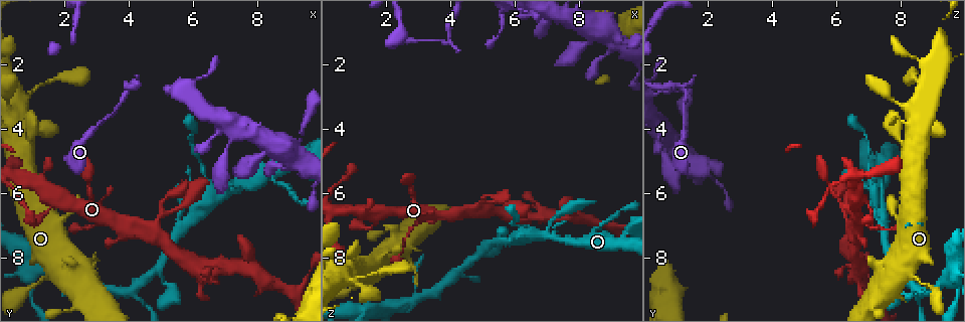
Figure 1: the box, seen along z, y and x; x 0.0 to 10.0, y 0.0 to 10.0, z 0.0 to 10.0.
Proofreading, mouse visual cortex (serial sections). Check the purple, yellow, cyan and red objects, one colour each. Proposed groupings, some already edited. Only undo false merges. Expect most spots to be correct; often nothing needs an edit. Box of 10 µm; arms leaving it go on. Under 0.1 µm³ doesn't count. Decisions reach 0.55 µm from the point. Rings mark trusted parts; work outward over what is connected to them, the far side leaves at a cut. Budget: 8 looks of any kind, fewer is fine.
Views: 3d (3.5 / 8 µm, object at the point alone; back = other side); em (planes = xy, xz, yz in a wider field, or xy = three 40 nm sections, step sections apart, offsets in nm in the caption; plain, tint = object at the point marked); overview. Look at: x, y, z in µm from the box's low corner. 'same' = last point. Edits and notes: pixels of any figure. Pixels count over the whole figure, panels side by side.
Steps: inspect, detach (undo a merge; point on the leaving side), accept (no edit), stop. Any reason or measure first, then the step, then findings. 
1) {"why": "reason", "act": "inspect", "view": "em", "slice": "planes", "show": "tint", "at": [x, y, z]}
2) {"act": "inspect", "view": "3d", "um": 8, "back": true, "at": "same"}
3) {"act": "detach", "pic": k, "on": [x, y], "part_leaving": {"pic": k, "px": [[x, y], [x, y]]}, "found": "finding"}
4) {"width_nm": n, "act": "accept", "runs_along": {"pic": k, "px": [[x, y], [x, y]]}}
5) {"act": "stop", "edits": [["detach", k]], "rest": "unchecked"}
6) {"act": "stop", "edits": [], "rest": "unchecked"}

{"why": "thick turns thin", "act": "inspect", "view": "3d", "um": 8, "at": [0.80, 3.10, 8.65]}

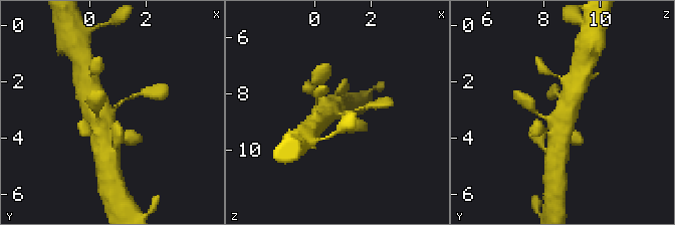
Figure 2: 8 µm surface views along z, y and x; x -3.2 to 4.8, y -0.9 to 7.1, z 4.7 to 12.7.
{"act": "inspect", "view": "3d", "um": 3.5, "at": "same"}

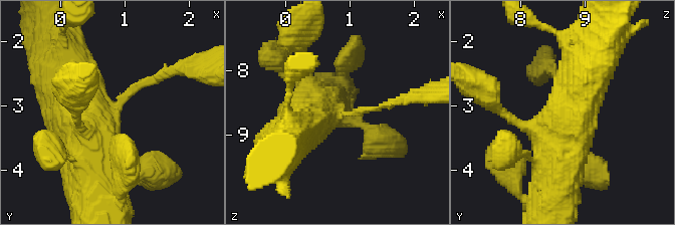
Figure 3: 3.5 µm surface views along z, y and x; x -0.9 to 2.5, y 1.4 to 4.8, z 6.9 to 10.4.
{"why": "need the tissue", "act": "inspect", "view": "em", "slice": "xy", "step": 2, "show": "tint", "at": [0.80, 3.10, 8.70]}

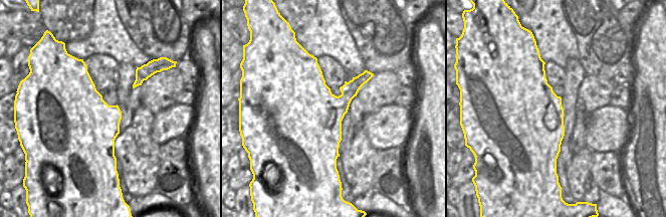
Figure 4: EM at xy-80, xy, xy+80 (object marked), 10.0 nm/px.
{"act": "accept", "runs_along": {"pic": 3, "px": [[93, 168], [86, 128], [164, 74]]}, "found": "continuous, no second cell"}

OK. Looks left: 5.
{"why": "three arms meet", "act": "inspect", "view": "3d", "um": 8, "at": [7.00, 5.95, 7.35]}

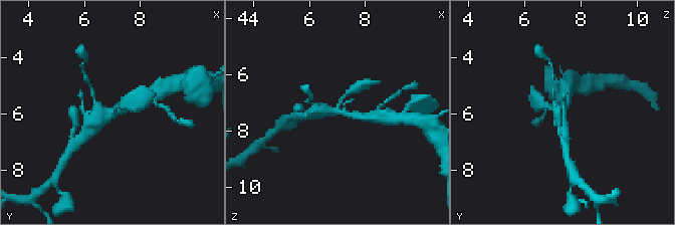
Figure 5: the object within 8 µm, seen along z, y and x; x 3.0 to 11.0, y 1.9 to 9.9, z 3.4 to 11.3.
{"why": "now the EM", "act": "inspect", "view": "em", "slice": "xy", "step": 3, "show": "tint", "at": "same"}

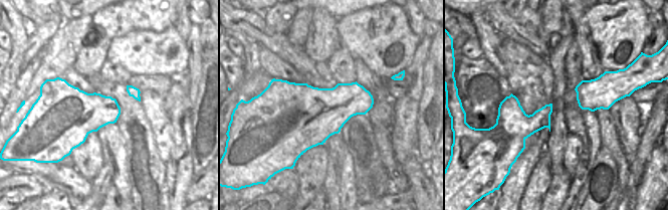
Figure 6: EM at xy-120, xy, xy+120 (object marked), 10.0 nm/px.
{"act": "accept", "runs_along": {"pic": 5, "px": [[139, 100], [87, 125]]}, "found": "all the same cell"}

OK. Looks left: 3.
{"why": "calibre changes", "act": "inspect", "view": "3d", "um": 3.5, "at": [4.20, 8.95, 8.50]}

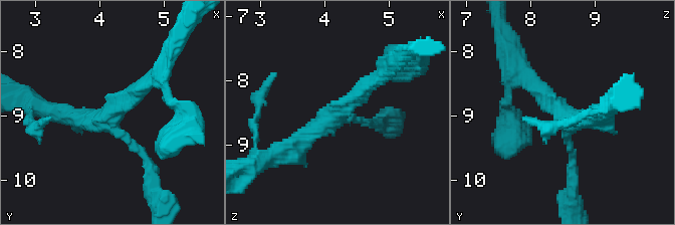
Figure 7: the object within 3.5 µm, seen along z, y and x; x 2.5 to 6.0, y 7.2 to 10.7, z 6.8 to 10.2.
{"arms": 3, "arm_widths_nm": [150, 250, 300], "act": "inspect", "view": "em", "slice": "xy", "step": 1, "show": "tint", "at": [4.10, 8.95, 8.50]}

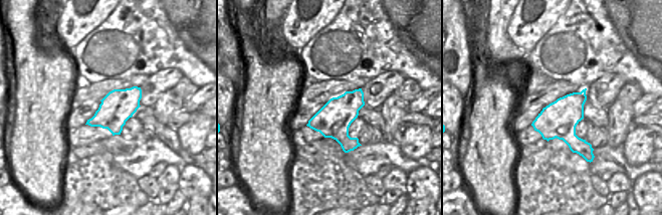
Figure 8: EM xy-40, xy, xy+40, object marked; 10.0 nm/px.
{"act": "accept", "runs_along": {"pic": 7, "px": [[381, 76], [287, 151], [278, 153]]}, "found": "all the same cell"}

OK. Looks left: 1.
{"act": "stop", "edits": [], "rest": "unchecked"}

